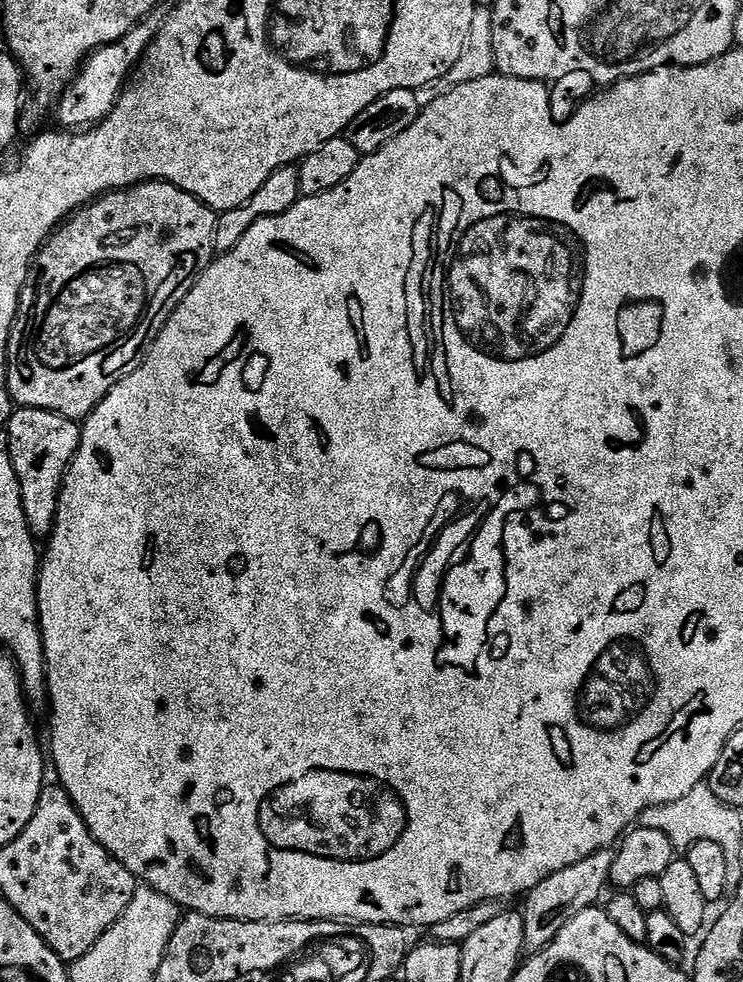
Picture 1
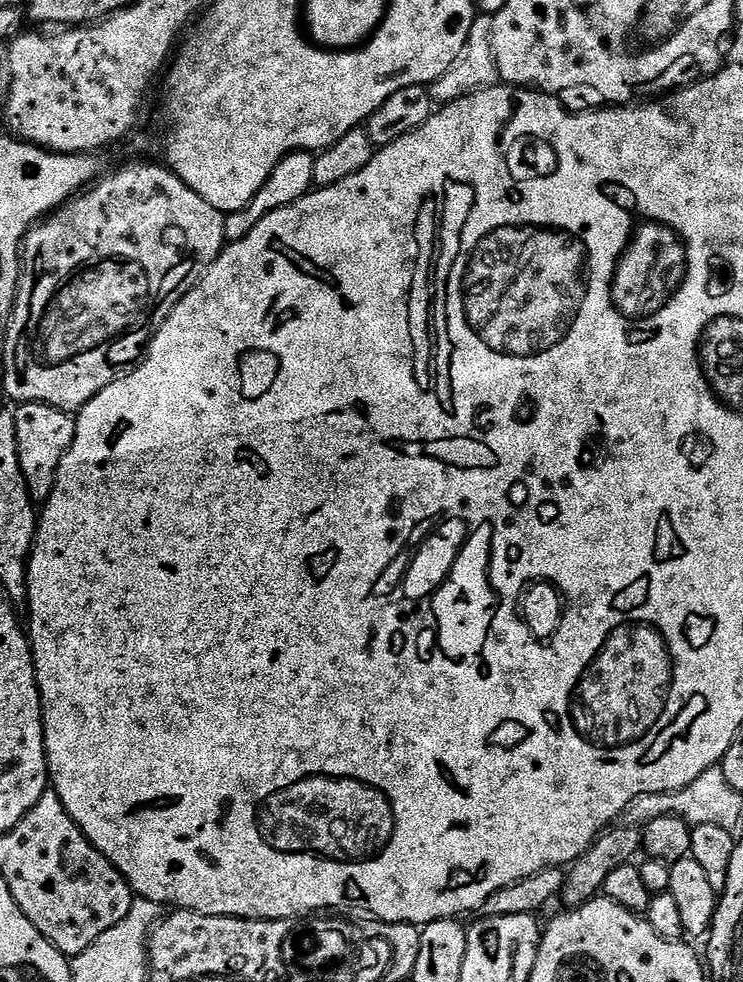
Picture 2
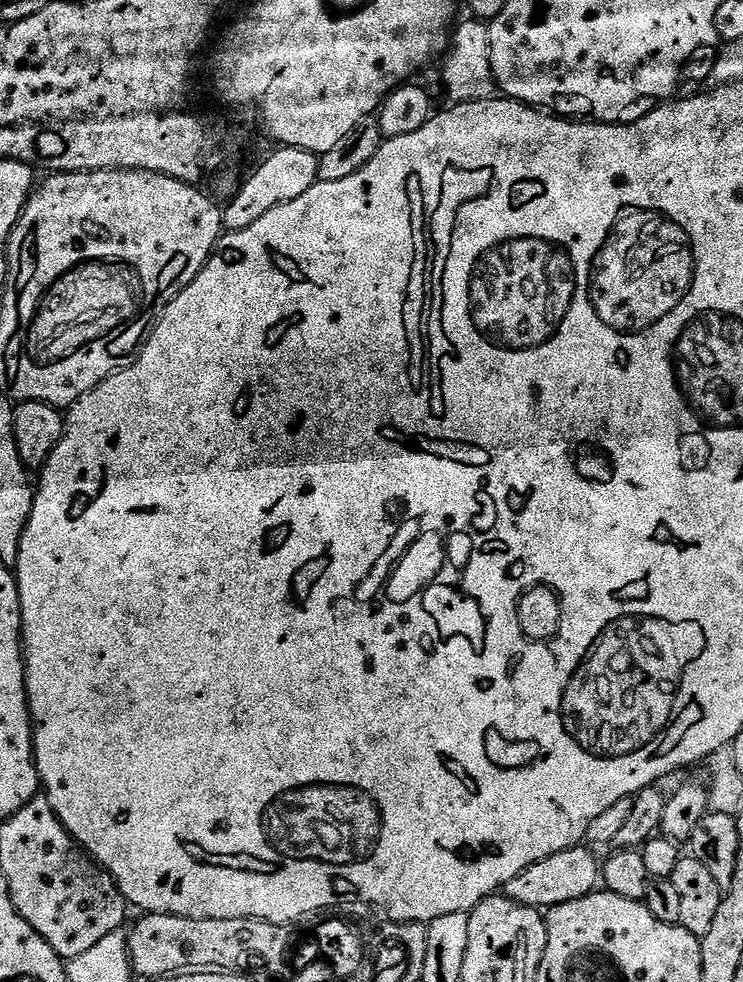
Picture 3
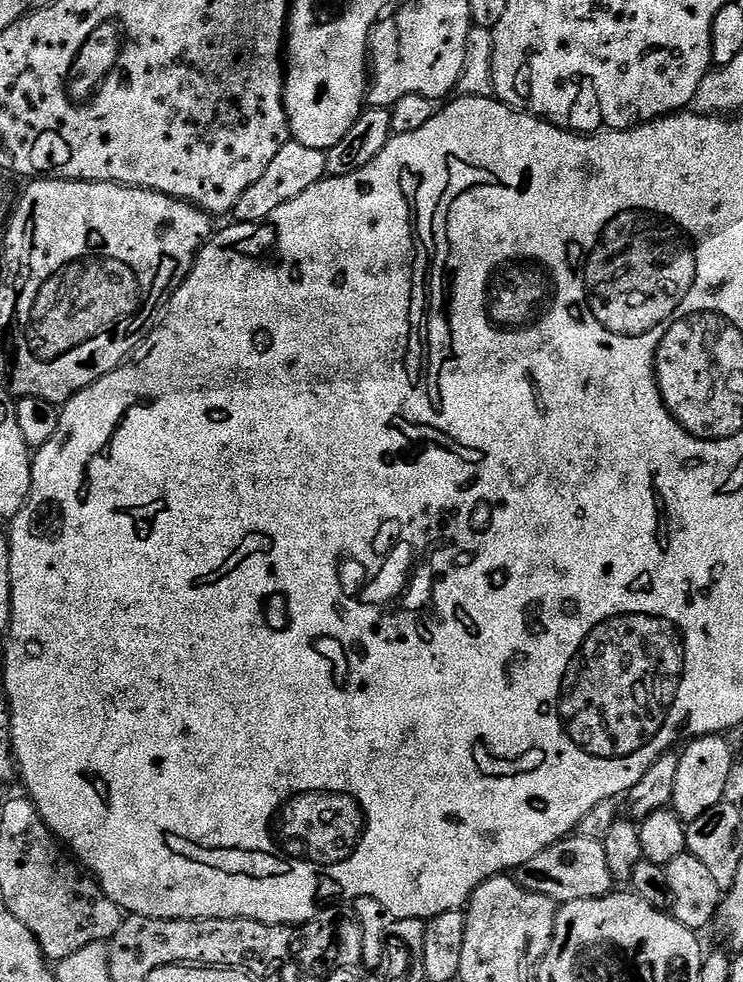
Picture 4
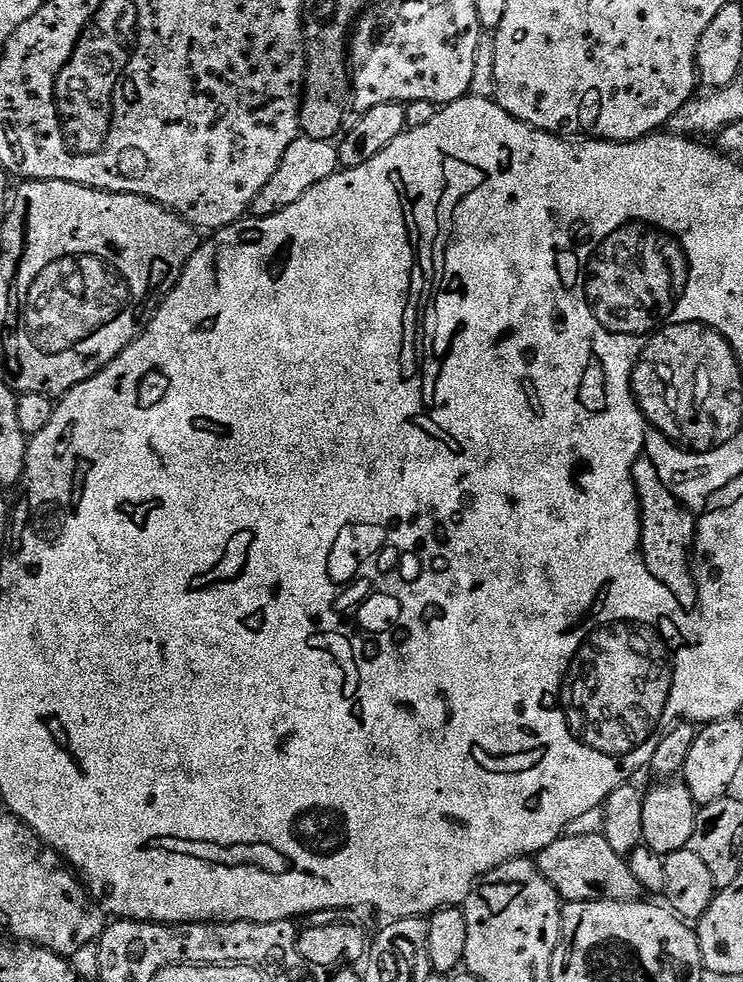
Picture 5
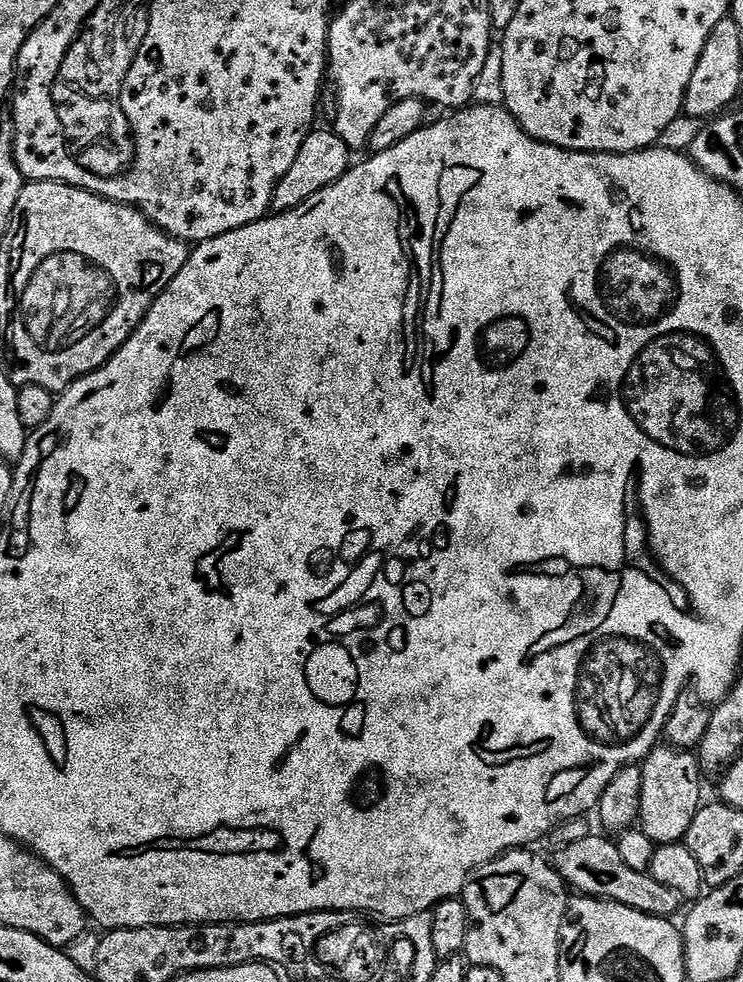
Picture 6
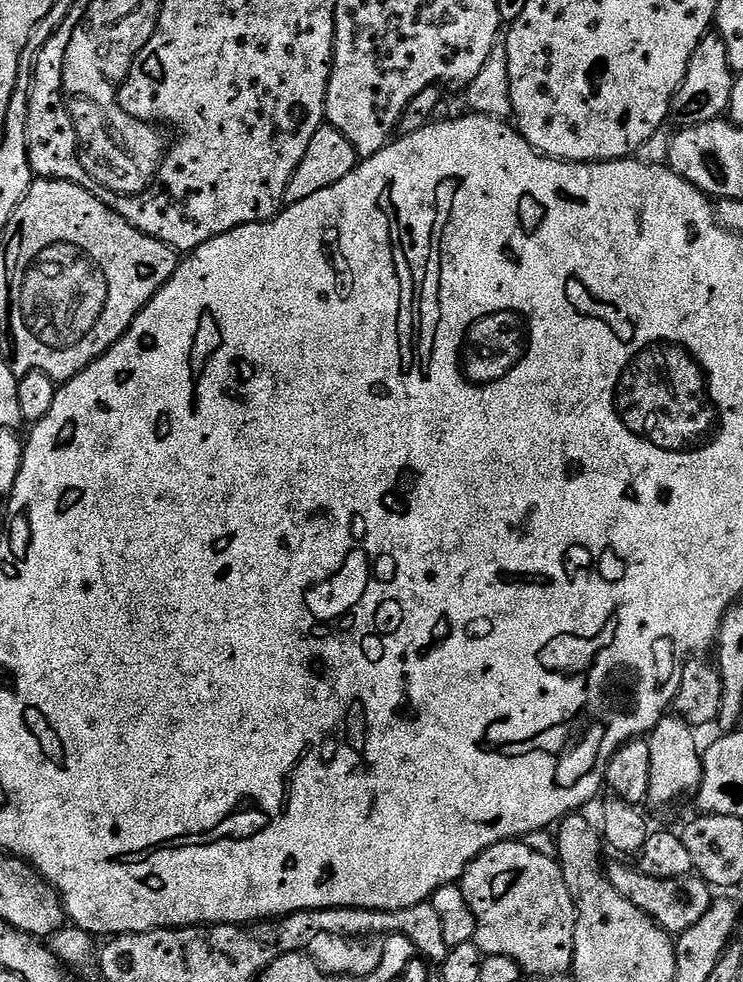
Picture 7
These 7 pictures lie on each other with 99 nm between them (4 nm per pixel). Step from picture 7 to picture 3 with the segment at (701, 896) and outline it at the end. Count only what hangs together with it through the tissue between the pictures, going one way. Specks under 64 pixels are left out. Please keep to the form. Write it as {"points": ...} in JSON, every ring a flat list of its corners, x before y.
{"points":[[577,846,570,850,562,850,562,854,550,854,550,858,542,858,542,862,534,862,534,866,526,866,522,874,510,878,503,886,503,895,522,906,547,910,562,902,574,902,583,896,597,891,602,880,602,864,588,846]]}

